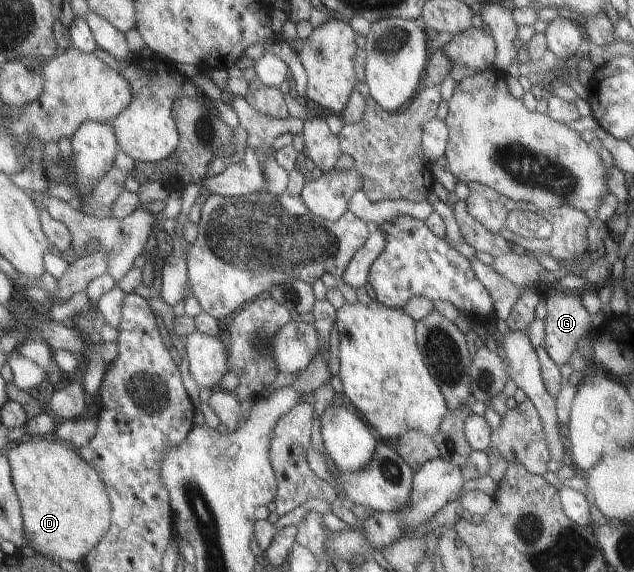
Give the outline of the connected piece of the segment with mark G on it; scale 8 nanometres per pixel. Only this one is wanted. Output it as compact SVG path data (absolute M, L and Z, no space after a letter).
M555 289L544 295L544 300L546 301L546 318L543 319L545 334L541 346L552 362L561 367L567 363L569 356L579 346L579 342L592 330L591 316L582 307L579 294Z

